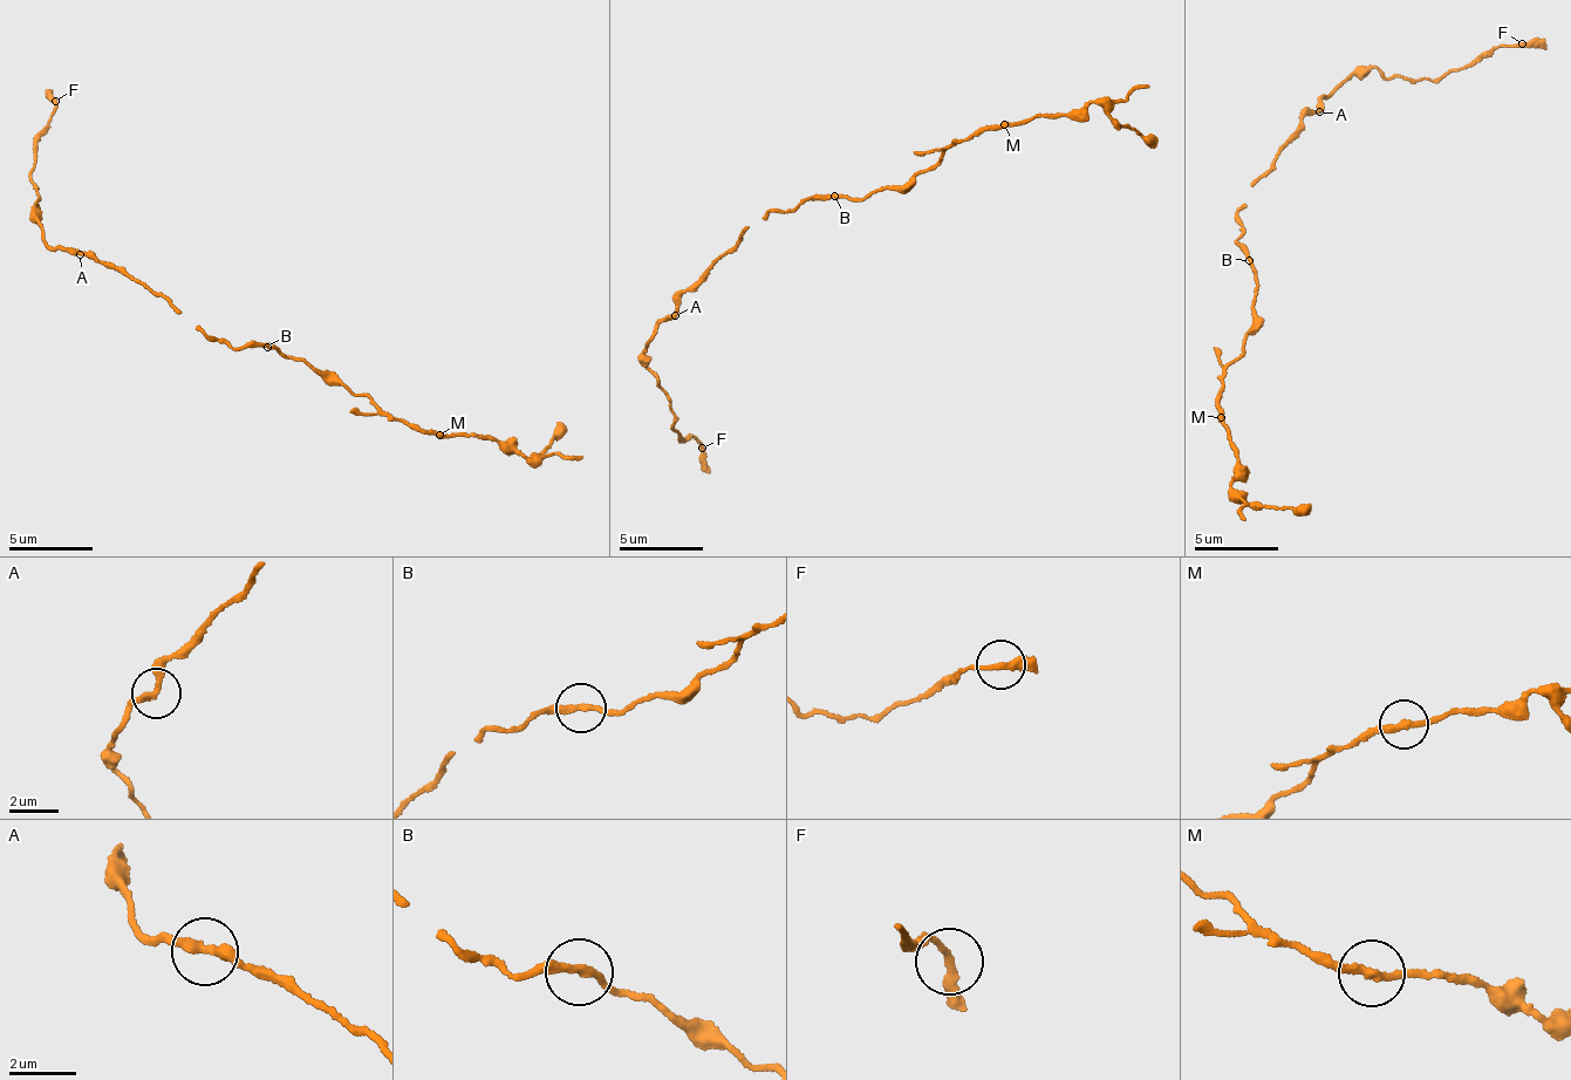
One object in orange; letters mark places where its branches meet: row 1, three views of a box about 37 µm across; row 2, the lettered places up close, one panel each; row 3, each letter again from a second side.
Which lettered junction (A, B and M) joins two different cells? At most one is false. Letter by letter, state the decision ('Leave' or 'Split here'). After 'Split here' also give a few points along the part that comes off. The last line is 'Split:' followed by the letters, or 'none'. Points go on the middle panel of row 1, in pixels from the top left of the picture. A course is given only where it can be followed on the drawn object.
A: Leave
B: Leave
M: Leave
Split: none

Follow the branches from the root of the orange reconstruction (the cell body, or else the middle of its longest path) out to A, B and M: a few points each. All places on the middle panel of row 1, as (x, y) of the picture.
A: (779, 212), (767, 213), (767, 217), (744, 230), (744, 240), (719, 258), (698, 286), (684, 295), (676, 315)
B: (779, 212), (806, 199), (834, 196)
M: (779, 212), (806, 199), (833, 195), (855, 198), (902, 185), (937, 163), (942, 151), (1004, 124)

